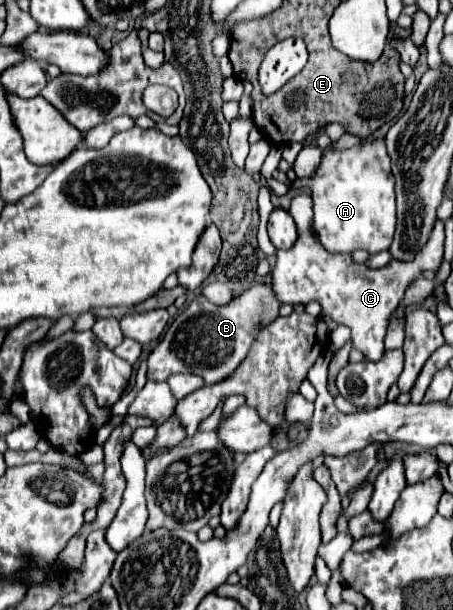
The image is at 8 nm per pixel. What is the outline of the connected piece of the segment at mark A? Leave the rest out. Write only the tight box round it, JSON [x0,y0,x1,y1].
[294,140,396,254]

